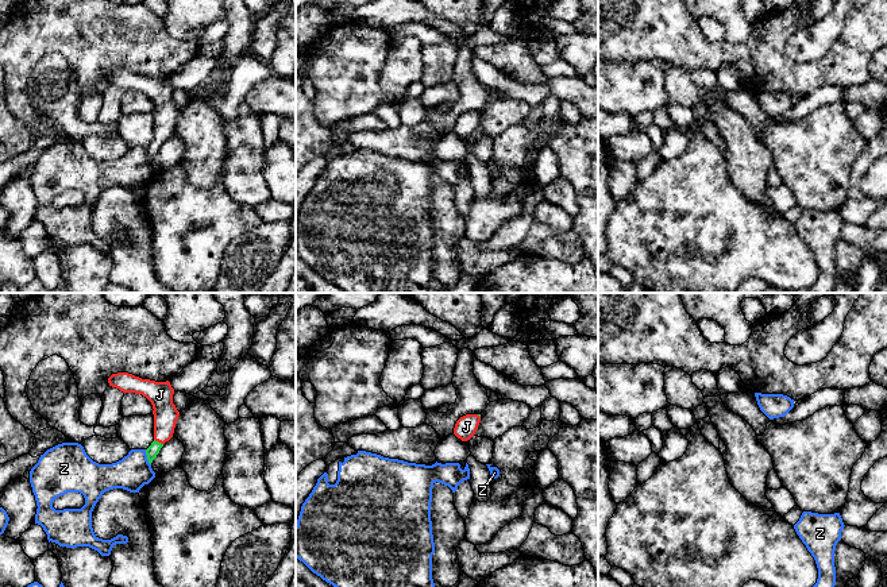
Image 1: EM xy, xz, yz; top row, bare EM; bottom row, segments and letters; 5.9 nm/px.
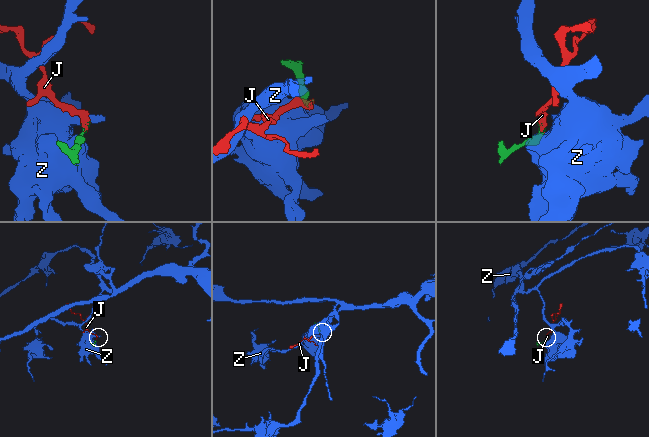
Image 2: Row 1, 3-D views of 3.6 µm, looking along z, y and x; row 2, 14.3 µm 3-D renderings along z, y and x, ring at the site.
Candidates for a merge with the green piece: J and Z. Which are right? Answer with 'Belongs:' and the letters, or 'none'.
Belongs: J

